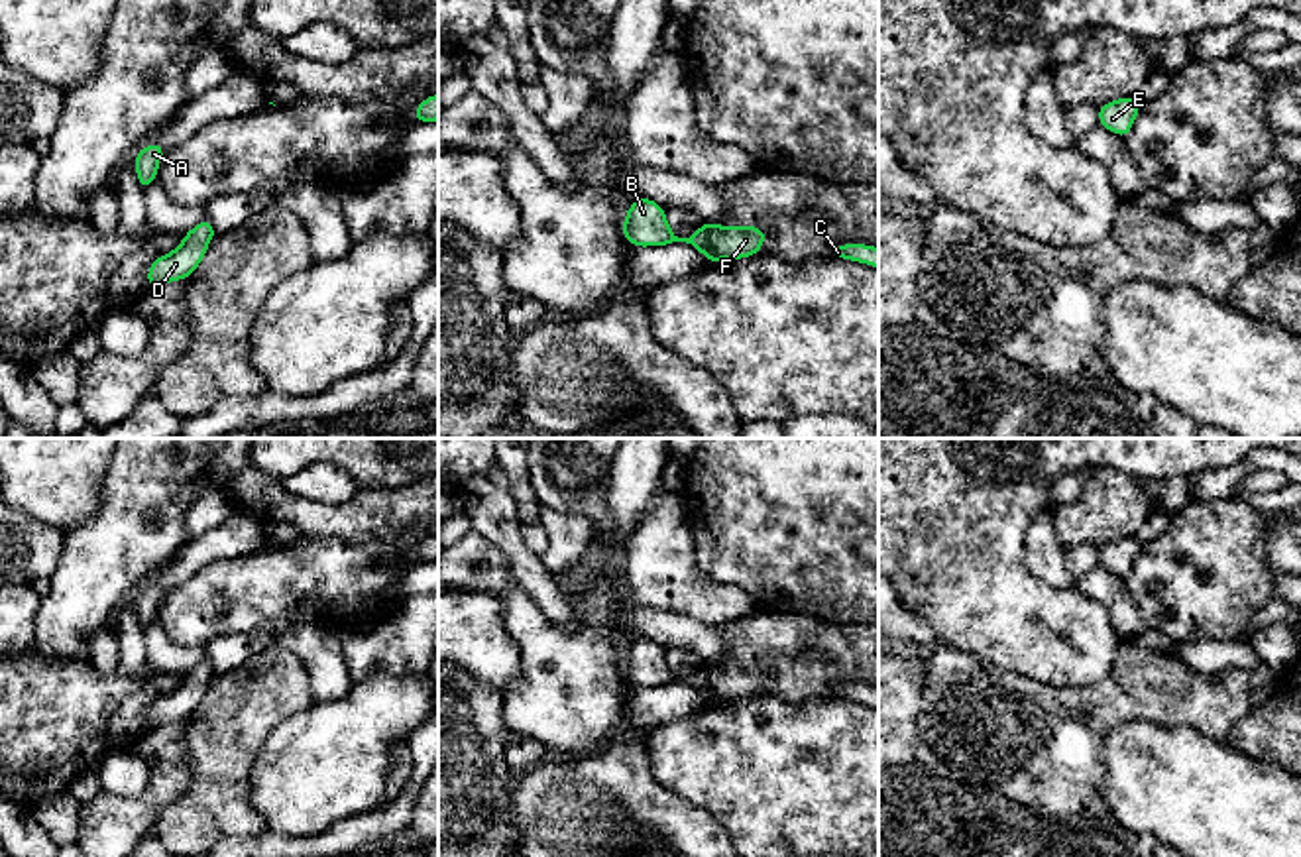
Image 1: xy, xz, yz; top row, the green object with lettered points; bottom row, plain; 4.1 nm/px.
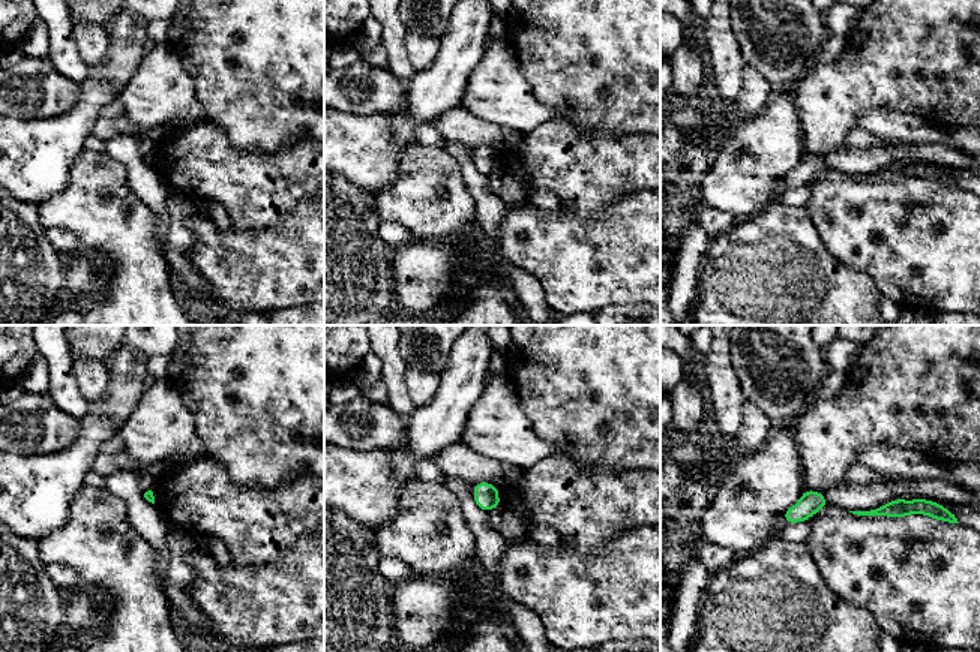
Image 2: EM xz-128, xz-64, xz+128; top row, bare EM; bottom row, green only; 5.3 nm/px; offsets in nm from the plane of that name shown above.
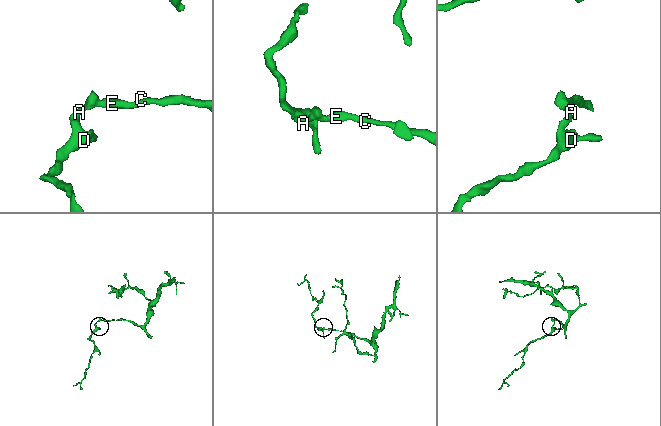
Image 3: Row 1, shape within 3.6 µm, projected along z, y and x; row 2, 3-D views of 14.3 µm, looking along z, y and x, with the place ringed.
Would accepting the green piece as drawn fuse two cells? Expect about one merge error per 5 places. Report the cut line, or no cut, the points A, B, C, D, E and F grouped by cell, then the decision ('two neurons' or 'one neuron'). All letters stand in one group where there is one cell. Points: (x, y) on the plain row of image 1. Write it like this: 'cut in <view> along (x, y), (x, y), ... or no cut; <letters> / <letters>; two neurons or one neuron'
no cut; A B C D E F; one neuron

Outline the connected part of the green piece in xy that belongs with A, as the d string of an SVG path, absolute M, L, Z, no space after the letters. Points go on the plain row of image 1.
M153 582L132 600L136 605L140 627L145 631L155 619L157 619L157 605L161 598L165 596L165 590Z

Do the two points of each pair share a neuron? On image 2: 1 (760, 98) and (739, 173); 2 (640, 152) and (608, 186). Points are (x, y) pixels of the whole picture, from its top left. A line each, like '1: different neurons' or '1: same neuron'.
1: different neurons
2: same neuron

